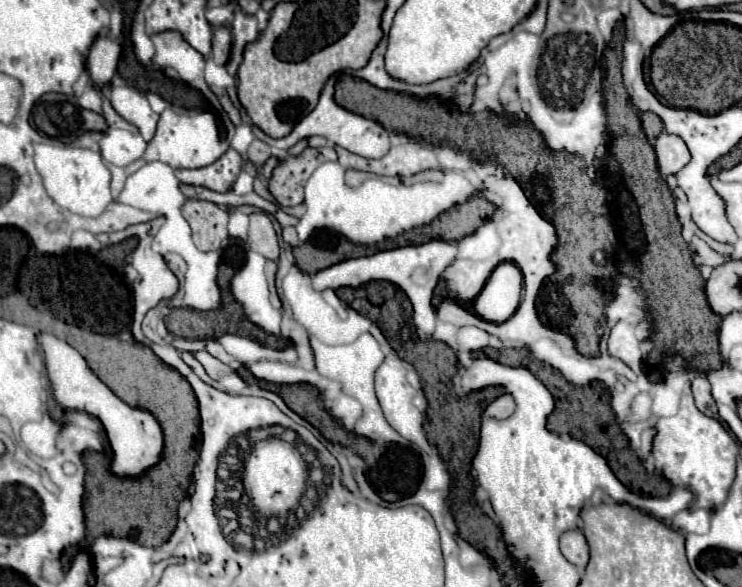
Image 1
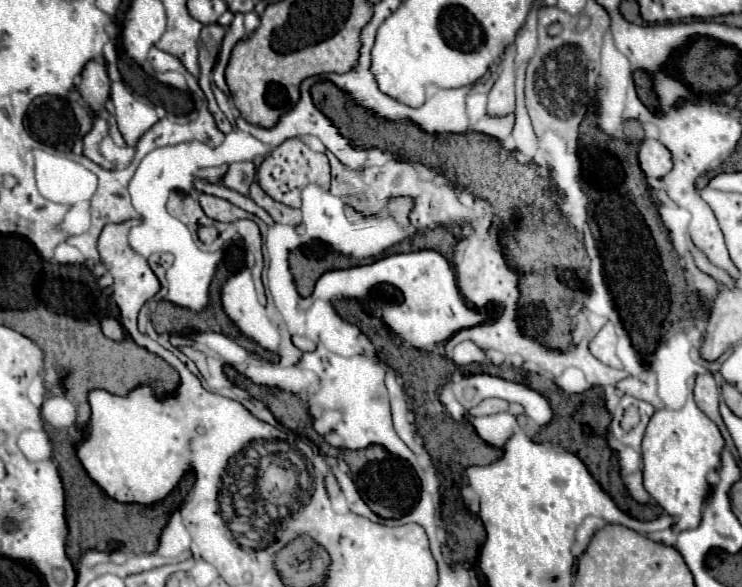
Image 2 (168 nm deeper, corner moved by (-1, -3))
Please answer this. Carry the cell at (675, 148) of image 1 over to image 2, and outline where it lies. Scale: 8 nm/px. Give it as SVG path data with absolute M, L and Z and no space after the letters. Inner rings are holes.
M643 140L641 146L639 146L637 156L639 156L641 172L647 178L651 178L651 176L653 178L661 178L673 168L671 152L657 140Z

